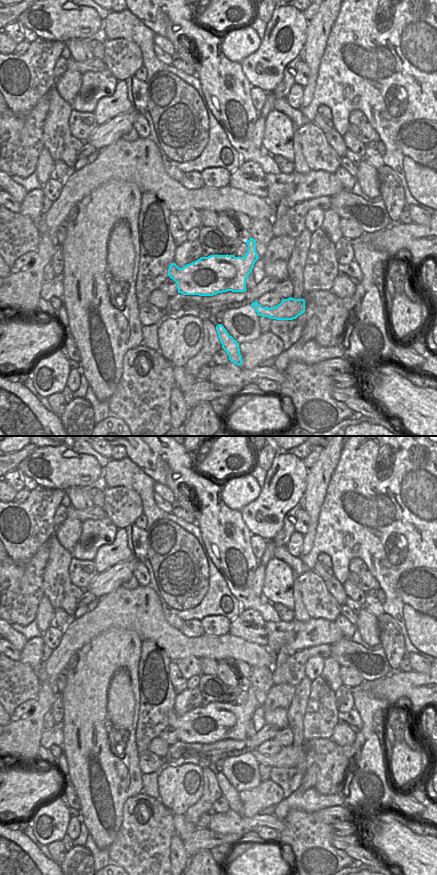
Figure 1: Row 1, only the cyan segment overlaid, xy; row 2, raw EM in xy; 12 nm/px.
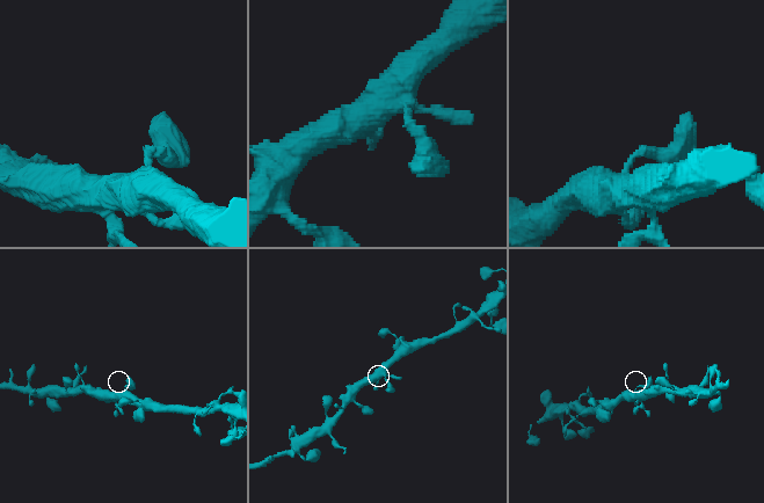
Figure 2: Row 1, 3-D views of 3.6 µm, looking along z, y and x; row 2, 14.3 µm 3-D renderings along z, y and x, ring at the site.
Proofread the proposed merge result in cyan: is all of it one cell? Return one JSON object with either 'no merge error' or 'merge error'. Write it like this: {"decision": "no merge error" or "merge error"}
{"decision": "no merge error"}

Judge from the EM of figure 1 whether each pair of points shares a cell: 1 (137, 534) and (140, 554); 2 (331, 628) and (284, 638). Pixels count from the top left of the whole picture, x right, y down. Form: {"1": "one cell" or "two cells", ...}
{"1": "one cell", "2": "one cell"}

